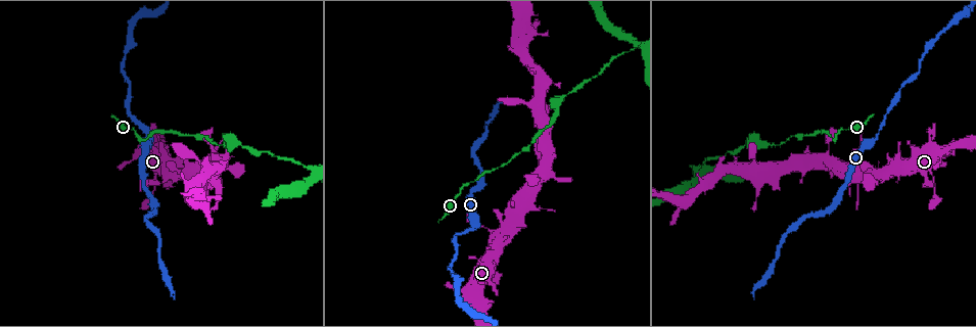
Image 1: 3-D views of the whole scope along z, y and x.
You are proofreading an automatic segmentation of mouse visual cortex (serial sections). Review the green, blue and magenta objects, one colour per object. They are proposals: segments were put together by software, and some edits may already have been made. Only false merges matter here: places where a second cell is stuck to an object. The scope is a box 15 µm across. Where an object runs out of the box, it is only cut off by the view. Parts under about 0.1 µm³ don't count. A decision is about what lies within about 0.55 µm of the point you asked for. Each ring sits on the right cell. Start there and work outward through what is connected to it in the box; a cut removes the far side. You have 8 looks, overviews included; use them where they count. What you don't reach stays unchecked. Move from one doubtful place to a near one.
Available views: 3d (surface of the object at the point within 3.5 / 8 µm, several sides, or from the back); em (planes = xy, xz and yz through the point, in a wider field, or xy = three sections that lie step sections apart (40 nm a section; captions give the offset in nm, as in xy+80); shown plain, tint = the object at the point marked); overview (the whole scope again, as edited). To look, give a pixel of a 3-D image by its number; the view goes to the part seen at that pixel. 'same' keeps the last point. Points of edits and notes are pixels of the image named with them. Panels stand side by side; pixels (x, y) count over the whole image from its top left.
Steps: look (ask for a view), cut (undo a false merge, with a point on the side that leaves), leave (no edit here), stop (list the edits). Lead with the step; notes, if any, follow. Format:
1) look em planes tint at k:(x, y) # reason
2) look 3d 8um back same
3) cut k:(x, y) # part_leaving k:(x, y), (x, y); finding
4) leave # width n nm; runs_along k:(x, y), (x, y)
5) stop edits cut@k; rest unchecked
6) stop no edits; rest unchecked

look 3d 3.5um at 1:(140, 140) # abrupt turn

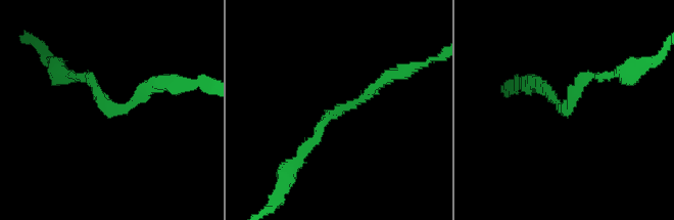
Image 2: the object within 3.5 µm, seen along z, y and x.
look em planes tint at 2:(341, 108)

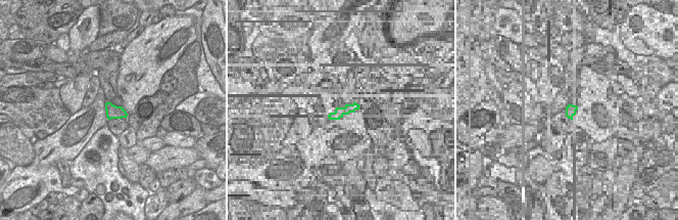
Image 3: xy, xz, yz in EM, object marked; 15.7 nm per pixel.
look em xy step 1 tint same

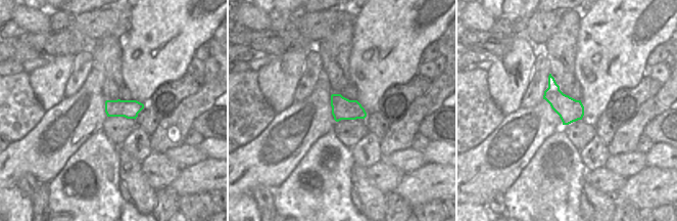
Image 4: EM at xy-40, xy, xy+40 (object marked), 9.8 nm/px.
leave # runs_along 2:(302, 151), (327, 115), (393, 76); all the same cell

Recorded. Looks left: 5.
look 3d 3.5um at 1:(742, 146) # calibre changes

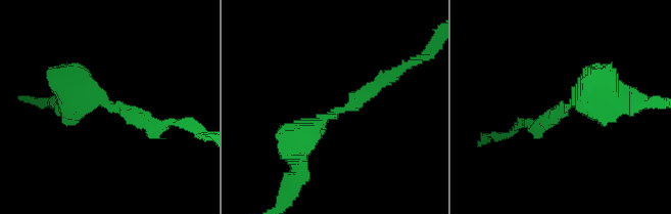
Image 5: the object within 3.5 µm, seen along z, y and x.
look em xy step 2 plain at 5:(116, 105)

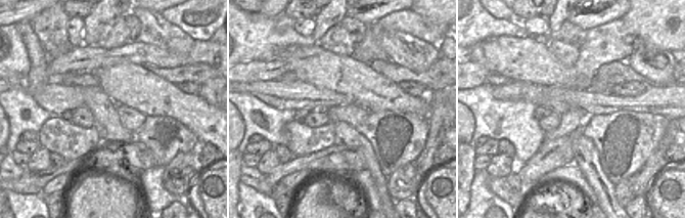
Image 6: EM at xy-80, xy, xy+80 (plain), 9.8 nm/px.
look em xy step 2 tint same # with the object marked

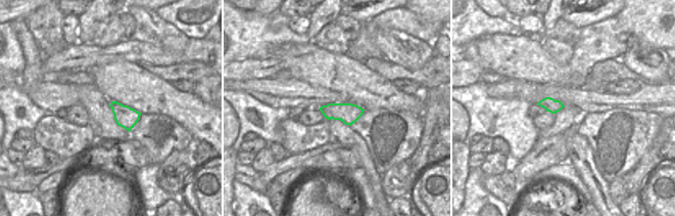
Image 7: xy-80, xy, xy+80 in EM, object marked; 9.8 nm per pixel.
leave # width 200 nm; runs_along 5:(299, 155), (318, 123), (393, 74); continuous, no second cell

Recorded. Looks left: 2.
look 3d 3.5um at 1:(637, 47) # thin arm on a thick one

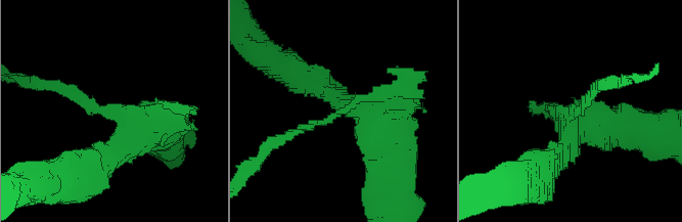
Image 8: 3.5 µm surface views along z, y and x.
look em xy step 2 tint at 8:(341, 113) # arms 3; arm_widths 150, 300, 600 nm

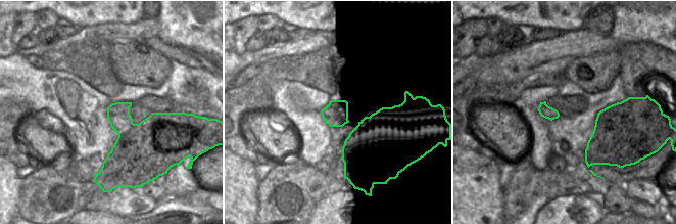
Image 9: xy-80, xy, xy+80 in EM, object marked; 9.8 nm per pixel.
cut 8:(102, 149) # two cells meet here

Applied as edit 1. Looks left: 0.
stop edits cut@8; rest unchecked

